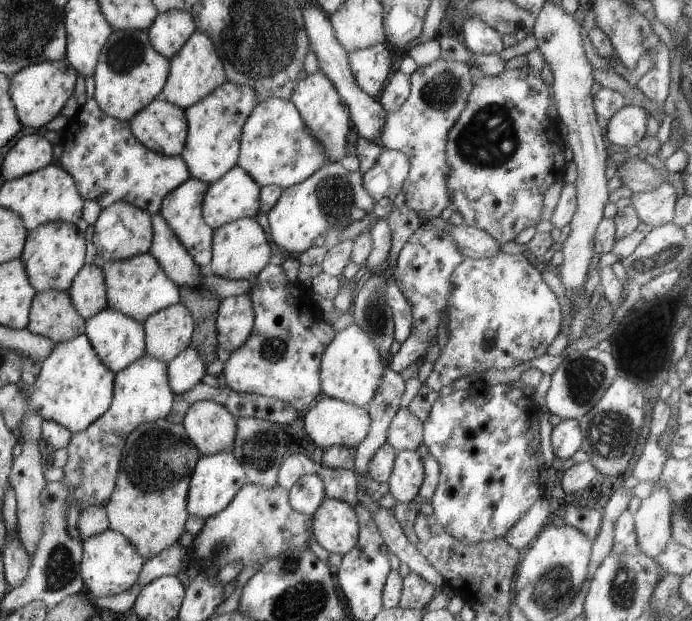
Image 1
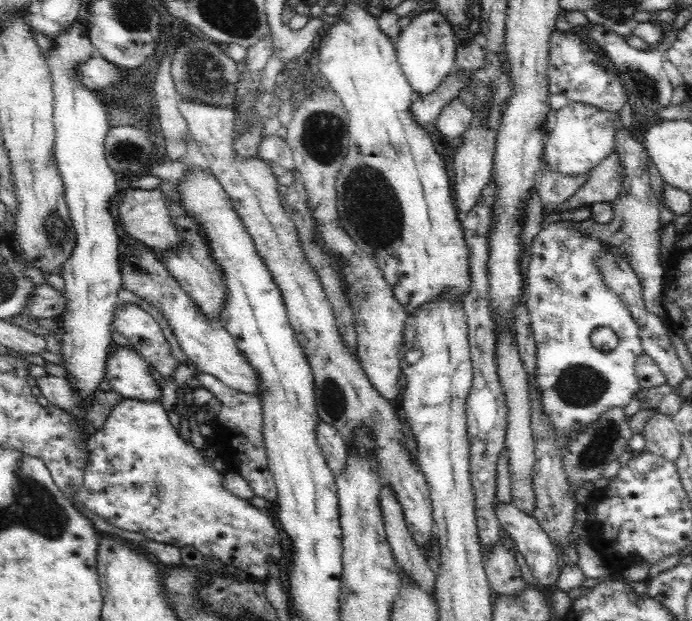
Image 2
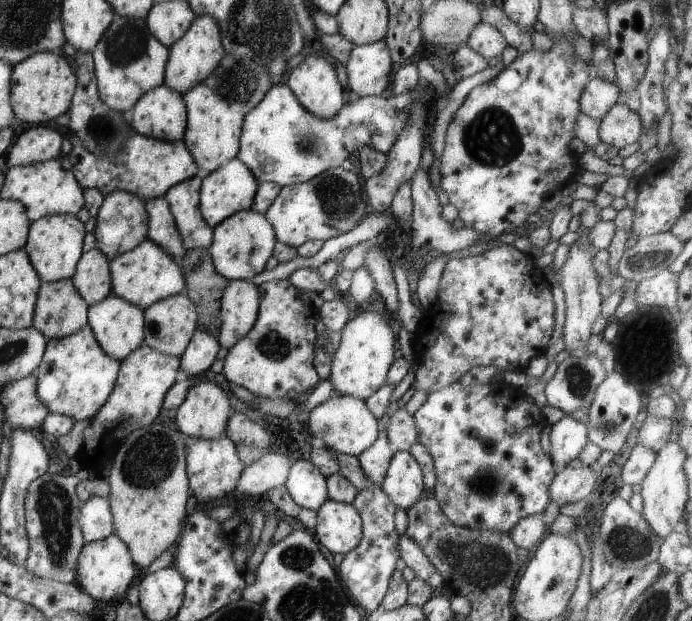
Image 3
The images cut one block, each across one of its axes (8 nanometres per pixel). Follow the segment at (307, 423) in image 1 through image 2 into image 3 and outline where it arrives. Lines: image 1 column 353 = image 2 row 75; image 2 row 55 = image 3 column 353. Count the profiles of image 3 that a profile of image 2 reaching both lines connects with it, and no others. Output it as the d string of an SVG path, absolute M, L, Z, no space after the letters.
M333 395L325 402L318 404L304 415L304 423L308 433L319 444L331 448L335 452L357 456L363 452L379 435L381 422L379 422L369 409L364 400L352 396Z

